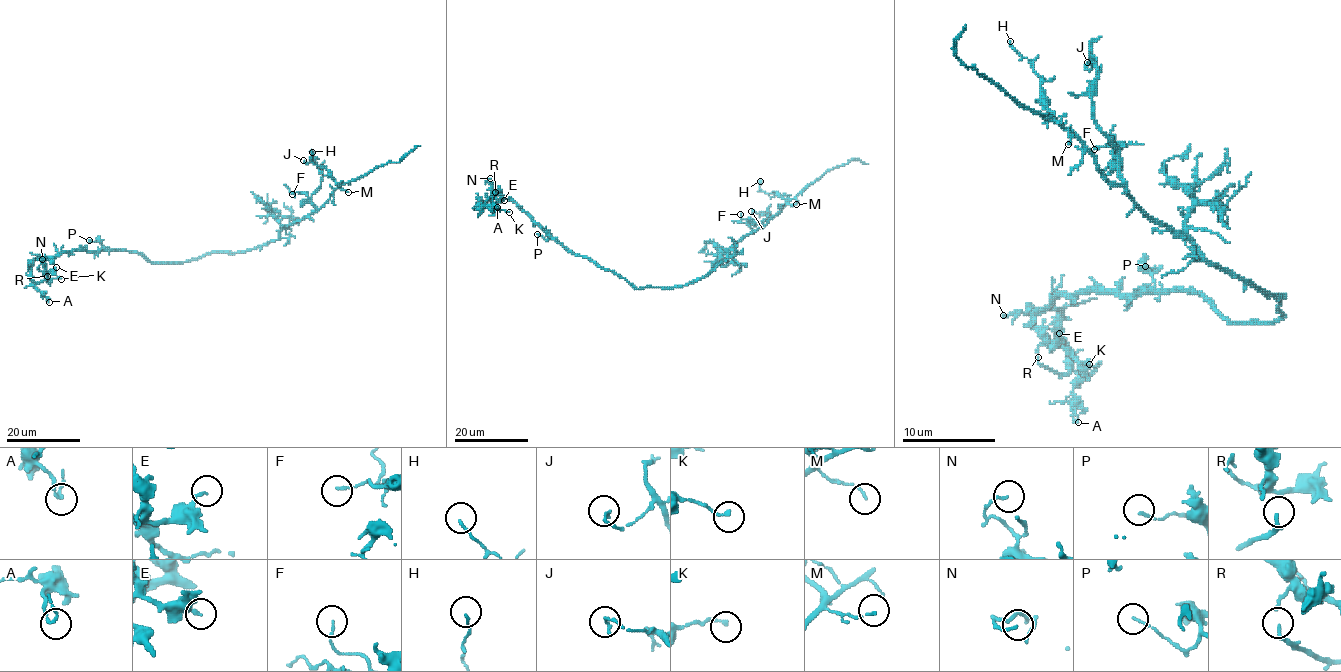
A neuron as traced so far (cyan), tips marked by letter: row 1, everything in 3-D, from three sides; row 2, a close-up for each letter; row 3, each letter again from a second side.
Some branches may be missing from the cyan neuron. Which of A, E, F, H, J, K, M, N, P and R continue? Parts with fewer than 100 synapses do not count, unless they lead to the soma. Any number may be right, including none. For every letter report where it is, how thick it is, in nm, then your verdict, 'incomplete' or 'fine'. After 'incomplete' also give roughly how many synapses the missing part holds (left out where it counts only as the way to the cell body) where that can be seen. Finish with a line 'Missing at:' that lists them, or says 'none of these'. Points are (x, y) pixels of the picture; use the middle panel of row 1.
A: place (497, 207); calibre 120 nm; fine
E: place (504, 200); calibre 160 nm; fine
F: place (740, 214); calibre 110 nm; fine
H: place (760, 181); calibre 90 nm; fine
J: place (751, 211); calibre 140 nm; fine
K: place (509, 212); calibre 140 nm; fine
M: place (796, 204); calibre 110 nm; fine
N: place (490, 178); calibre 120 nm; fine
P: place (537, 234); calibre 100 nm; fine
R: place (495, 192); calibre 140 nm; fine
Missing at: none of these

